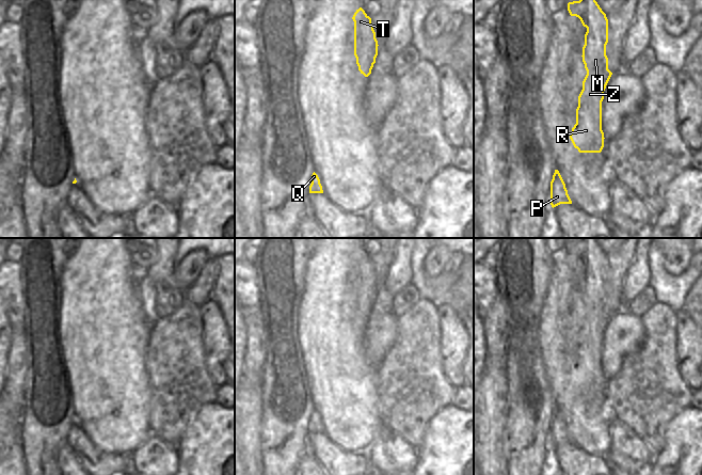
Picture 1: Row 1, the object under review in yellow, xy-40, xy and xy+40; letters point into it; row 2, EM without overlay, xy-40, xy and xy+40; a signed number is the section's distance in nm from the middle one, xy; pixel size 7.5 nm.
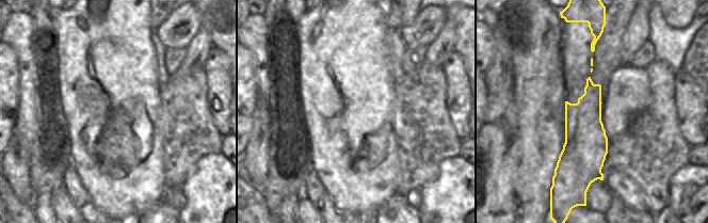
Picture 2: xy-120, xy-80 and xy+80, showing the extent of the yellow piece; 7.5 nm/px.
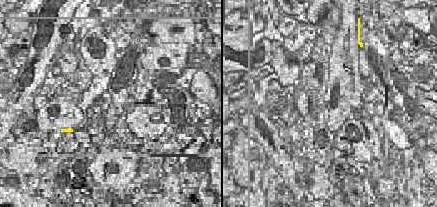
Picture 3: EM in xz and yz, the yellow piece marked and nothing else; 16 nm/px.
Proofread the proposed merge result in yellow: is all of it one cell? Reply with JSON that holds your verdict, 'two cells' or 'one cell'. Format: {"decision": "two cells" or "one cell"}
{"decision": "one cell"}

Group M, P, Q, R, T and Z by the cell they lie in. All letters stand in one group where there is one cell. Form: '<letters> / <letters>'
M P Q R T Z

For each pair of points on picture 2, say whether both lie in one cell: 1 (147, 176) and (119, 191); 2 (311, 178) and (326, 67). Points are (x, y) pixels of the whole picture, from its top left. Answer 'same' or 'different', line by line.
1: same
2: different

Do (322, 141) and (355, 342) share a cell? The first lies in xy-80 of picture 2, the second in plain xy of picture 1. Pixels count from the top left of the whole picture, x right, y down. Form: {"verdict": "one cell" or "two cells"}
{"verdict": "one cell"}

